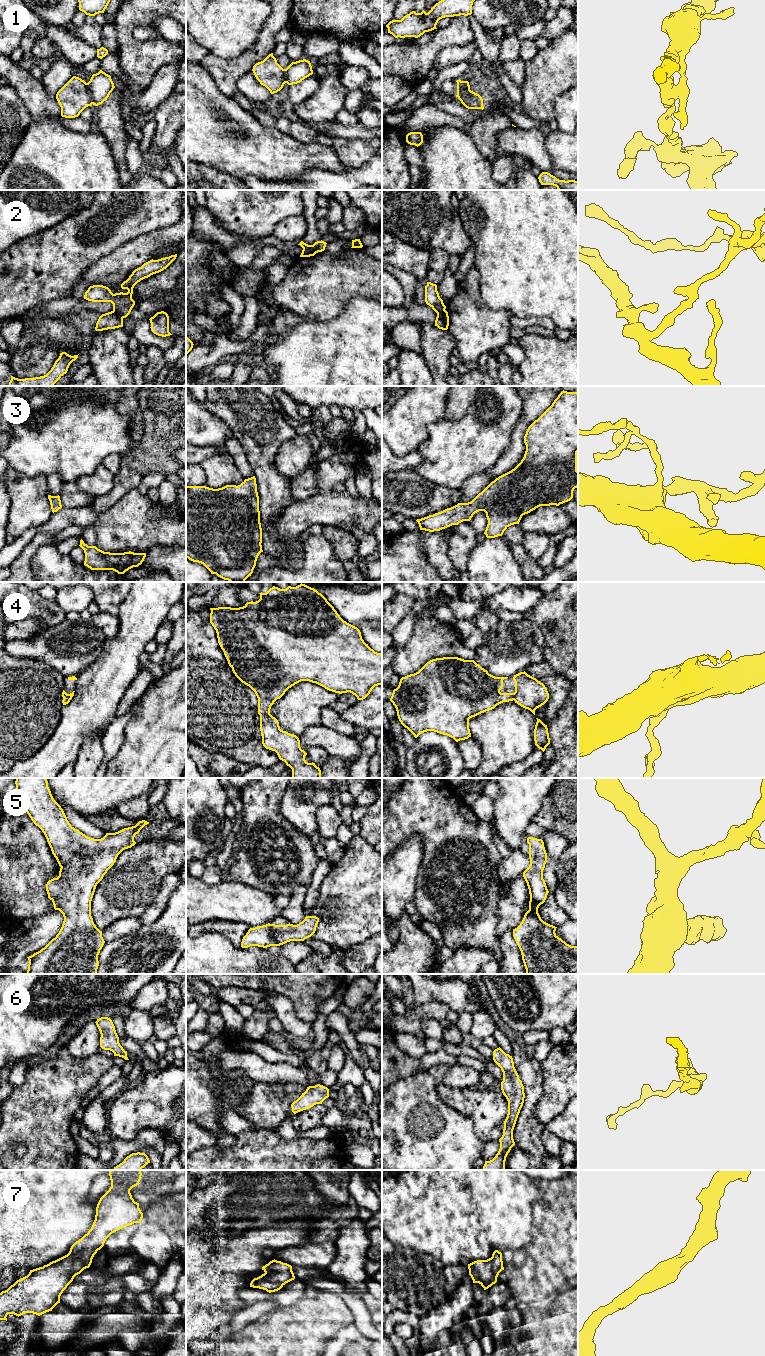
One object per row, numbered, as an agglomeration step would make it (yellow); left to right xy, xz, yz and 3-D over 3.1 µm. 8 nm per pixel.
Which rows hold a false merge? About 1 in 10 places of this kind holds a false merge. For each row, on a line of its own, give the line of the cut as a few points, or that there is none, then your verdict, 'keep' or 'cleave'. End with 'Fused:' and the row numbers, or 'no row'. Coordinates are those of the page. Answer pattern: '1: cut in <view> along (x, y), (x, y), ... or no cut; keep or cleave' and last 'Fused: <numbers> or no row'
1: cut in xy along (87, 83), (93, 103); cleave
2: cut in xy along (112, 311), (122, 318); cleave
3: no cut; keep
4: no cut; keep
5: no cut; keep
6: no cut; keep
7: no cut; keep
Fused: 1, 2

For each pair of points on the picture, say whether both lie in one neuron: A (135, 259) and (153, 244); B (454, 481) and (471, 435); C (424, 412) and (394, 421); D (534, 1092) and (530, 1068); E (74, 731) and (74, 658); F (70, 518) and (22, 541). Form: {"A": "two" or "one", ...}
{"A": "one", "B": "one", "C": "one", "D": "one", "E": "two", "F": "one"}

